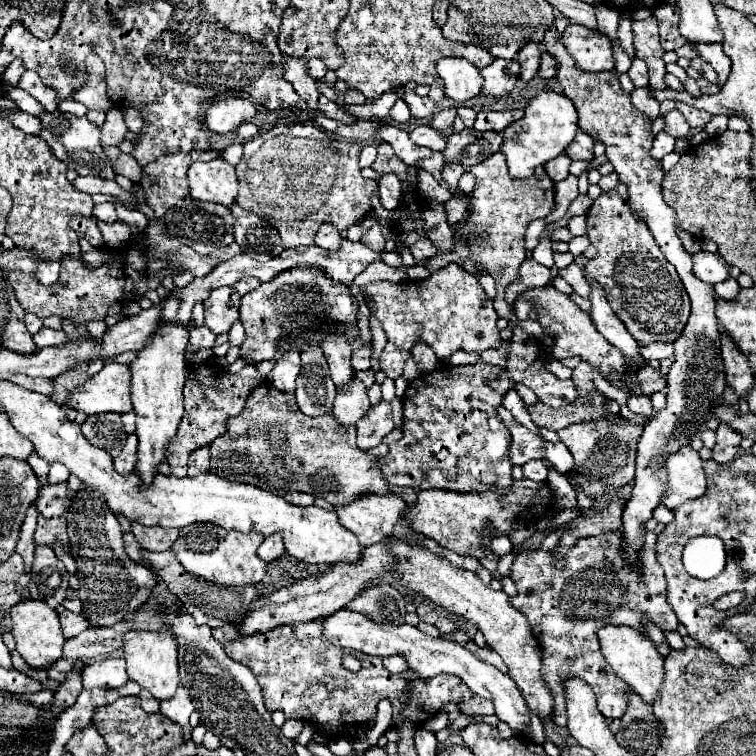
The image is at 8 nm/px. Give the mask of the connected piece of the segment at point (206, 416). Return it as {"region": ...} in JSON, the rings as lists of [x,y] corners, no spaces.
{"region":[[[245,365],[245,369],[241,373],[225,373],[217,379],[217,383],[213,385],[203,385],[193,373],[187,377],[185,381],[185,415],[181,419],[181,425],[179,425],[179,433],[175,435],[175,439],[171,439],[169,447],[167,447],[167,463],[171,465],[171,473],[177,475],[177,477],[187,477],[187,459],[189,455],[199,449],[199,447],[205,447],[205,445],[211,445],[217,437],[221,437],[225,431],[227,431],[227,419],[239,415],[243,409],[245,409],[245,401],[247,397],[251,395],[251,391],[255,387],[259,387],[261,383],[265,381],[265,377],[257,371],[255,365]]]}

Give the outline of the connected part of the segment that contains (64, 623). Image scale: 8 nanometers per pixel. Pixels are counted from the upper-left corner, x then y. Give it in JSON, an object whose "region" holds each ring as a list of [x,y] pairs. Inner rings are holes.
{"region":[[[67,609],[63,613],[59,613],[59,619],[61,619],[61,629],[63,629],[65,639],[77,637],[81,631],[85,631],[89,627],[89,623],[85,621],[83,615],[73,613],[73,611],[67,611]]]}

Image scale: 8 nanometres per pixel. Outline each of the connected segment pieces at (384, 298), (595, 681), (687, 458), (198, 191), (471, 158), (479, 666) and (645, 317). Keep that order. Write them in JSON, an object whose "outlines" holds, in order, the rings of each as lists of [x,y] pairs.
{"outlines":[[[[451,263],[423,281],[377,281],[361,287],[373,295],[375,317],[381,321],[387,339],[399,349],[411,351],[417,343],[427,343],[439,359],[449,359],[455,351],[485,351],[501,347],[497,311],[475,275]]],[[[619,531],[581,537],[573,545],[571,557],[555,557],[563,561],[563,569],[553,567],[549,557],[539,559],[537,551],[521,551],[513,561],[509,577],[515,581],[519,595],[511,597],[511,603],[529,619],[535,637],[539,637],[539,645],[543,649],[543,675],[555,697],[553,722],[556,725],[566,726],[563,681],[573,677],[587,681],[597,697],[599,711],[605,717],[623,717],[627,709],[627,693],[631,687],[615,675],[603,657],[597,637],[601,627],[627,625],[643,631],[643,617],[647,615],[661,631],[677,631],[679,619],[665,599],[667,581],[663,567],[655,559],[657,537],[655,531],[646,531],[643,547],[635,561],[623,557],[623,539]]],[[[681,447],[667,459],[667,481],[669,491],[665,493],[663,505],[667,505],[669,509],[705,495],[707,483],[703,461],[693,447]]],[[[211,159],[207,163],[195,161],[189,167],[189,189],[191,197],[197,201],[213,201],[231,205],[237,199],[239,181],[235,167],[225,159]]],[[[463,129],[461,133],[453,133],[447,137],[447,145],[443,149],[445,165],[459,163],[463,167],[477,165],[485,161],[489,155],[497,153],[501,145],[501,135],[495,131],[475,131]]],[[[341,609],[339,613],[333,613],[333,615],[325,617],[323,623],[325,623],[325,637],[333,645],[349,647],[349,649],[363,651],[367,655],[379,655],[379,657],[401,655],[401,657],[407,659],[409,669],[413,673],[417,673],[421,679],[429,679],[429,677],[435,677],[439,673],[453,673],[453,675],[461,677],[473,693],[493,701],[495,715],[501,721],[505,721],[513,729],[515,735],[521,735],[531,721],[529,707],[527,707],[525,697],[523,697],[521,689],[517,687],[517,683],[509,675],[497,671],[493,665],[479,661],[473,653],[469,653],[459,643],[453,643],[453,641],[447,641],[447,639],[441,639],[441,637],[433,639],[433,637],[421,633],[417,627],[407,625],[407,623],[403,623],[399,627],[381,625],[381,623],[375,623],[375,621],[367,619],[365,615],[349,611],[349,609]]],[[[623,183],[593,201],[587,213],[587,237],[597,249],[597,257],[587,261],[583,269],[585,279],[605,289],[611,309],[635,341],[641,345],[655,341],[675,343],[689,319],[689,297],[677,279],[677,271],[673,271],[673,265],[661,255],[653,235],[635,219]]]]}

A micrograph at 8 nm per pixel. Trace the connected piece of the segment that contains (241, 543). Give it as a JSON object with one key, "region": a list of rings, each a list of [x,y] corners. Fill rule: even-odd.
{"region":[[[195,523],[184,527],[178,539],[173,543],[173,553],[187,573],[203,577],[215,585],[257,585],[265,571],[267,563],[257,555],[257,547],[263,541],[263,535],[257,531],[221,531],[211,523]]]}

